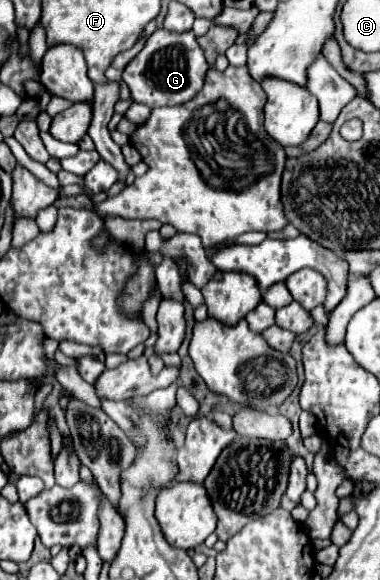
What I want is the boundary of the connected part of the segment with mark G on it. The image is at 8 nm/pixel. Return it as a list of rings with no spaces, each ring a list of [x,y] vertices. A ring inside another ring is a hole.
[[[161,28],[145,42],[143,50],[127,64],[127,68],[123,70],[123,82],[129,86],[135,102],[147,104],[149,108],[177,106],[189,102],[203,88],[203,78],[207,70],[209,64],[191,30],[177,34]]]

